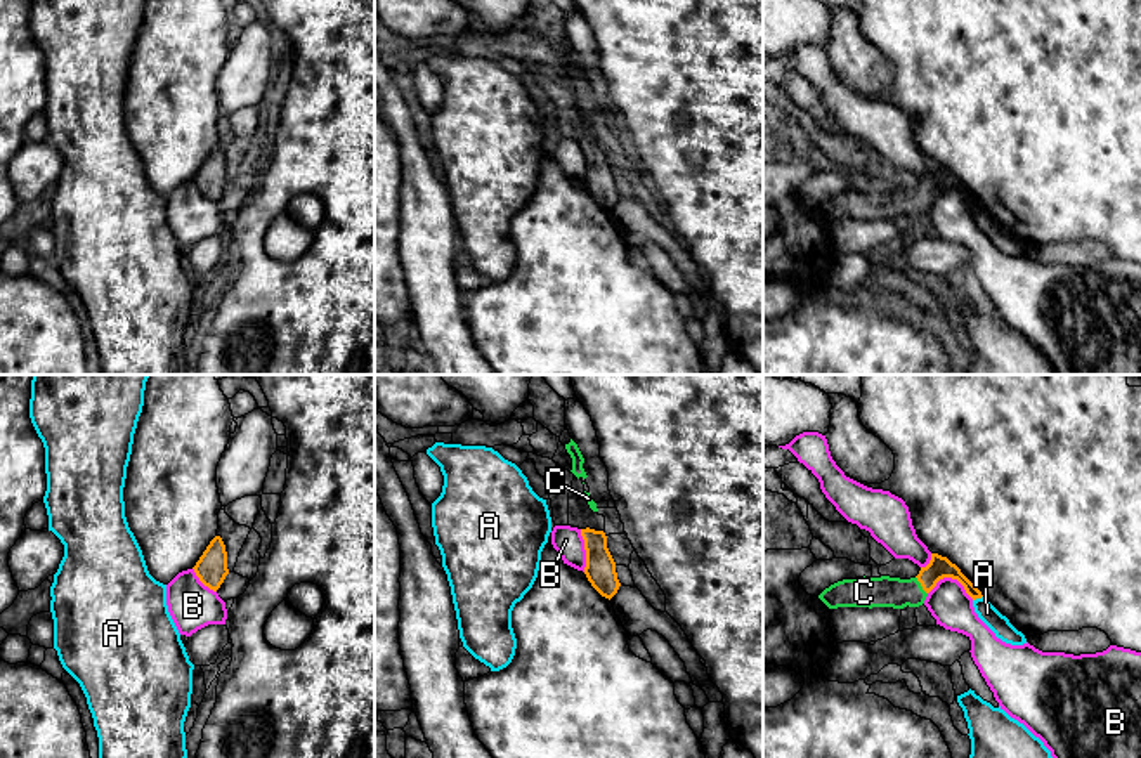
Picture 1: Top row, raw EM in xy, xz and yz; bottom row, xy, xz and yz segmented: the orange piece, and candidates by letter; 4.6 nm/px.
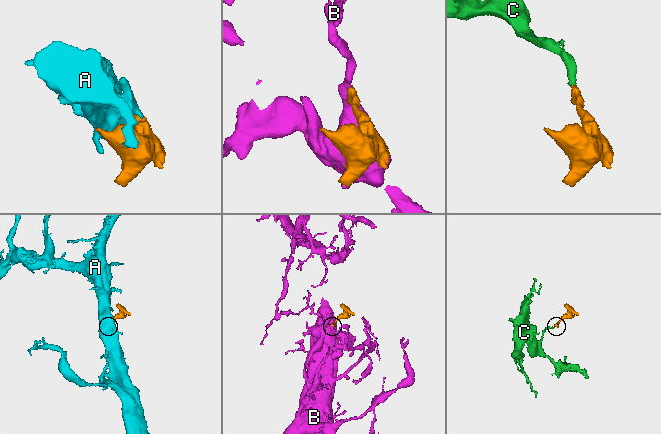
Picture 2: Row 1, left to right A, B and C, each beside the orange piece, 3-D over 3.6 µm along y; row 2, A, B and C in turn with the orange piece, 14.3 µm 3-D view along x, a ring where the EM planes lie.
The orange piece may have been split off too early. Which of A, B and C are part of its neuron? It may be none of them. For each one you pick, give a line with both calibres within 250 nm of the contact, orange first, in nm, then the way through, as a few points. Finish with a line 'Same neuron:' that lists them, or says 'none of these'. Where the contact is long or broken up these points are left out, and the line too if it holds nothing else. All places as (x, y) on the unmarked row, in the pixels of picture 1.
C: Thickness 110 nm (orange) against 140 nm. Path across: yz (938, 179), (921, 196), (912, 203), (869, 203)
Same neuron: C

